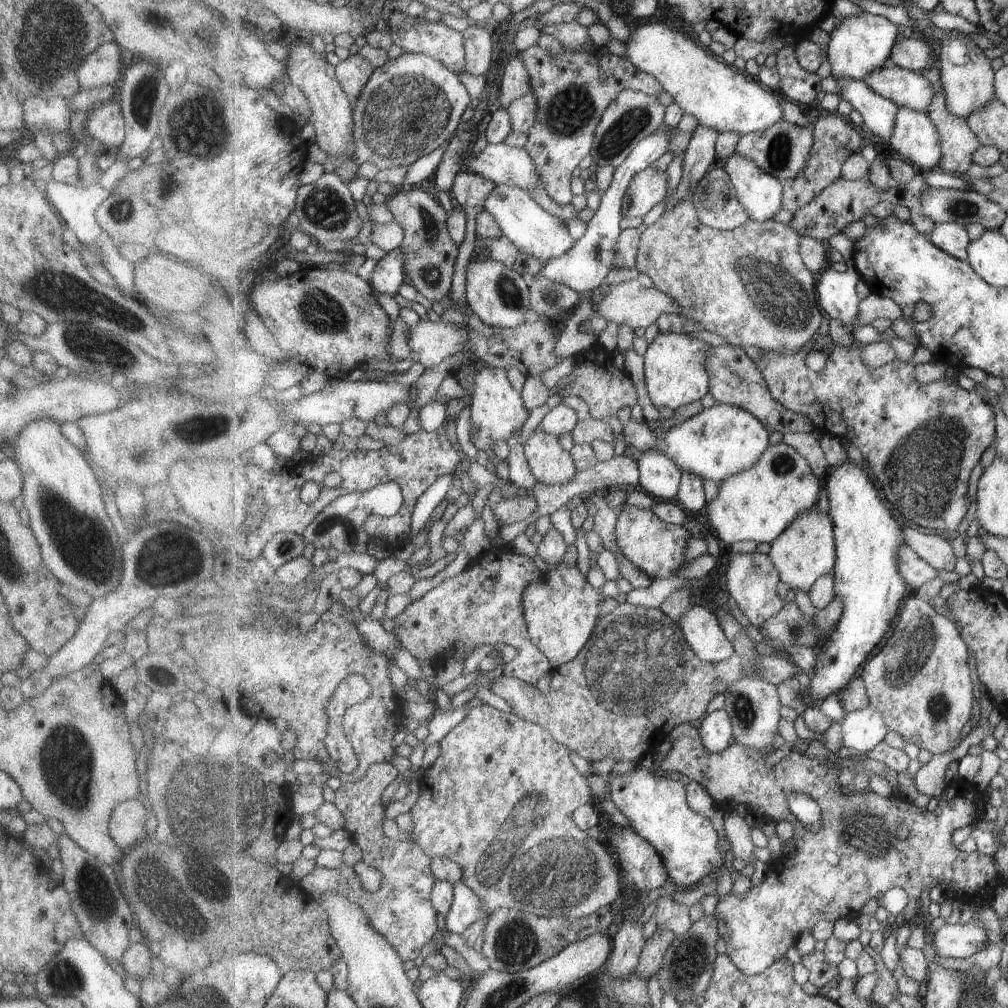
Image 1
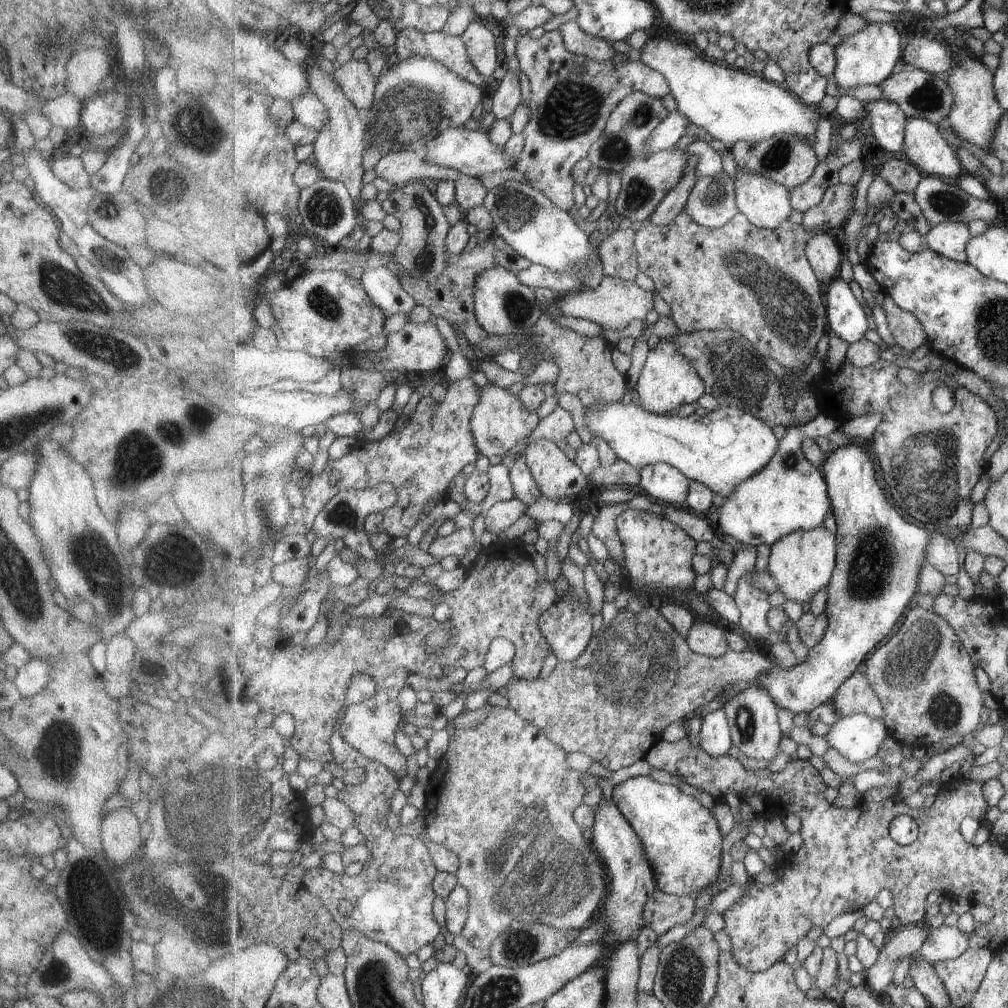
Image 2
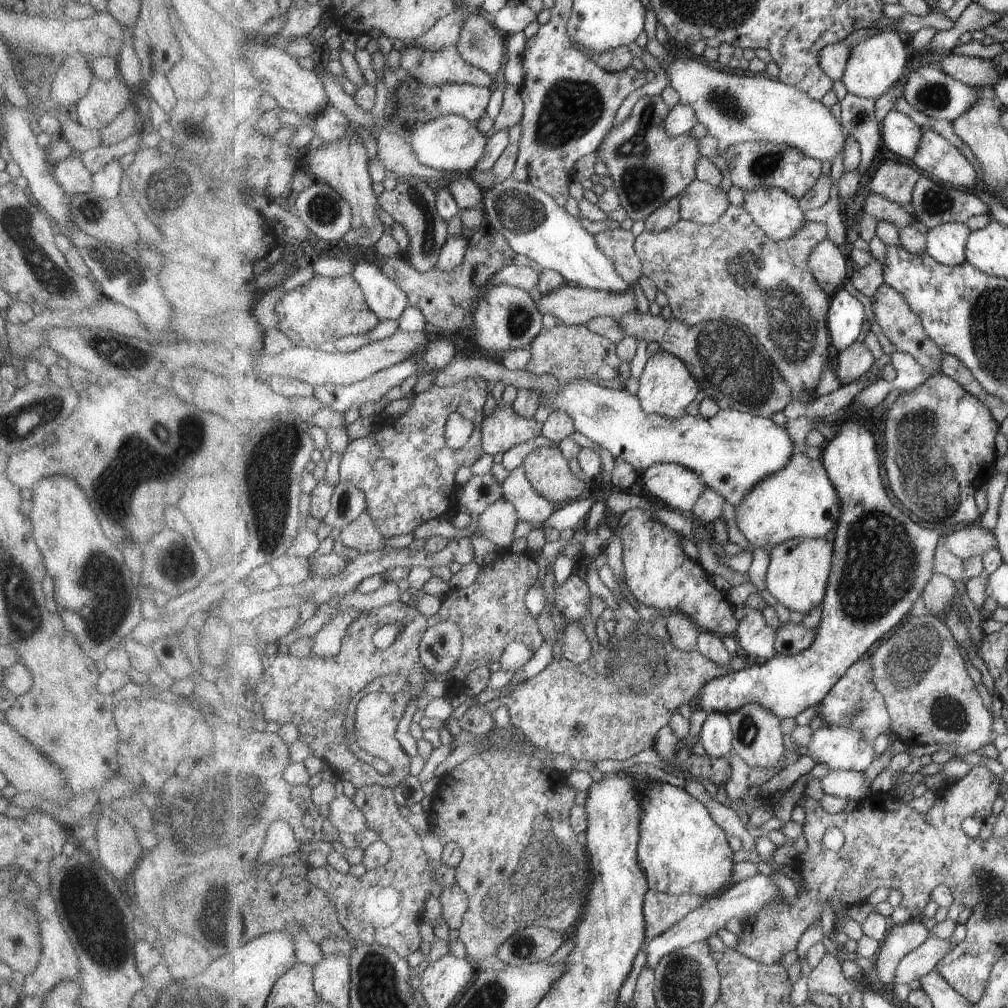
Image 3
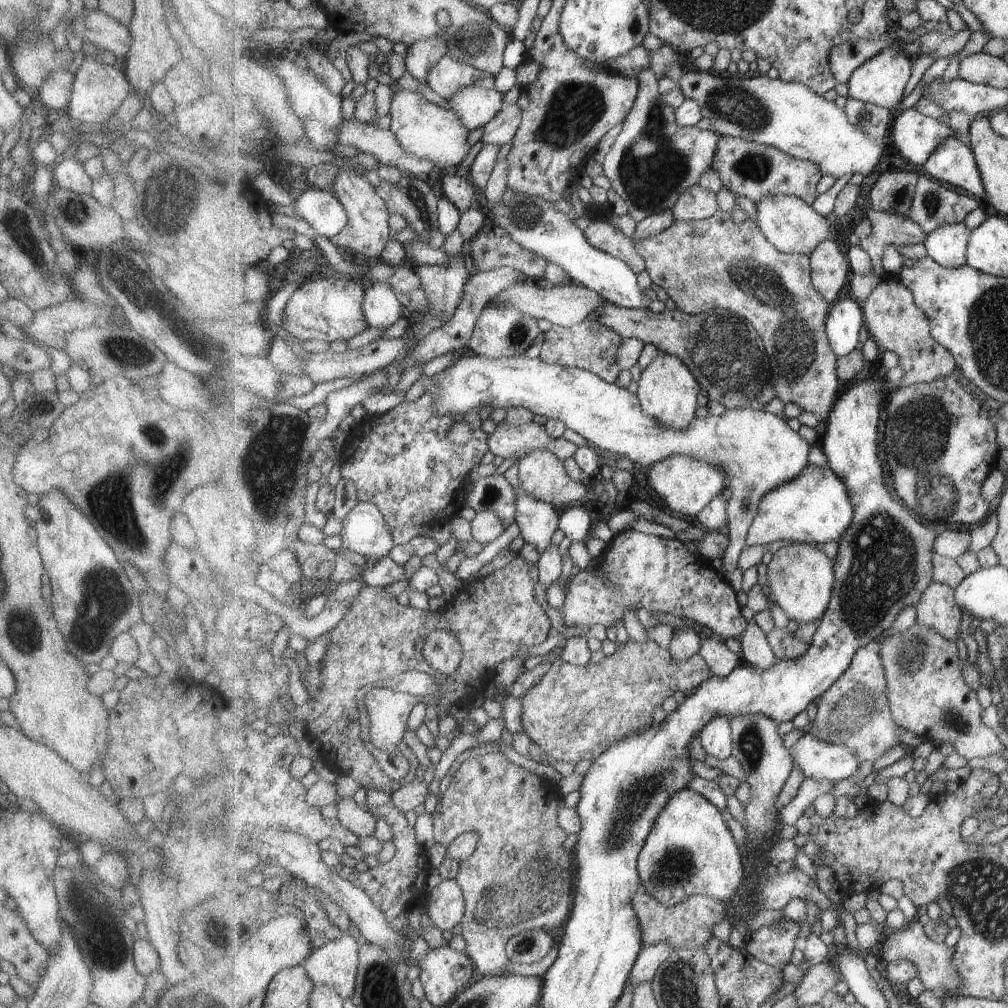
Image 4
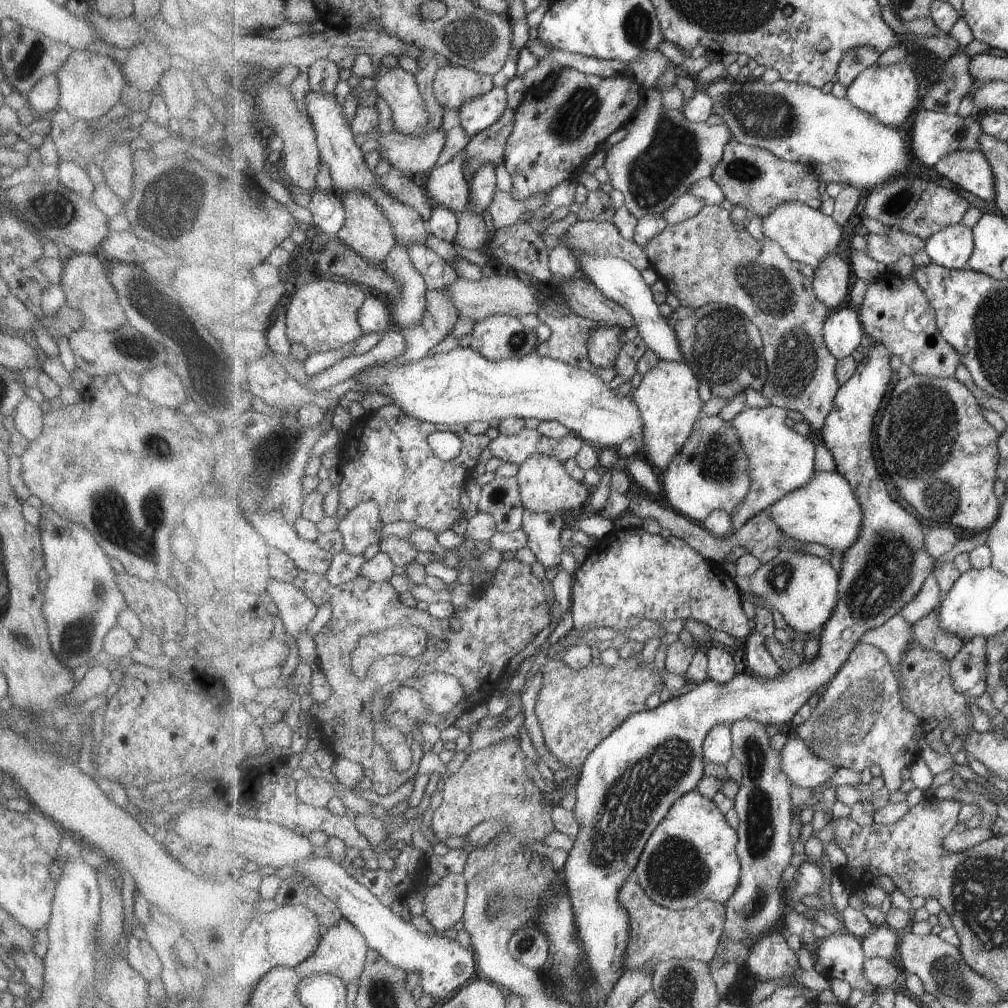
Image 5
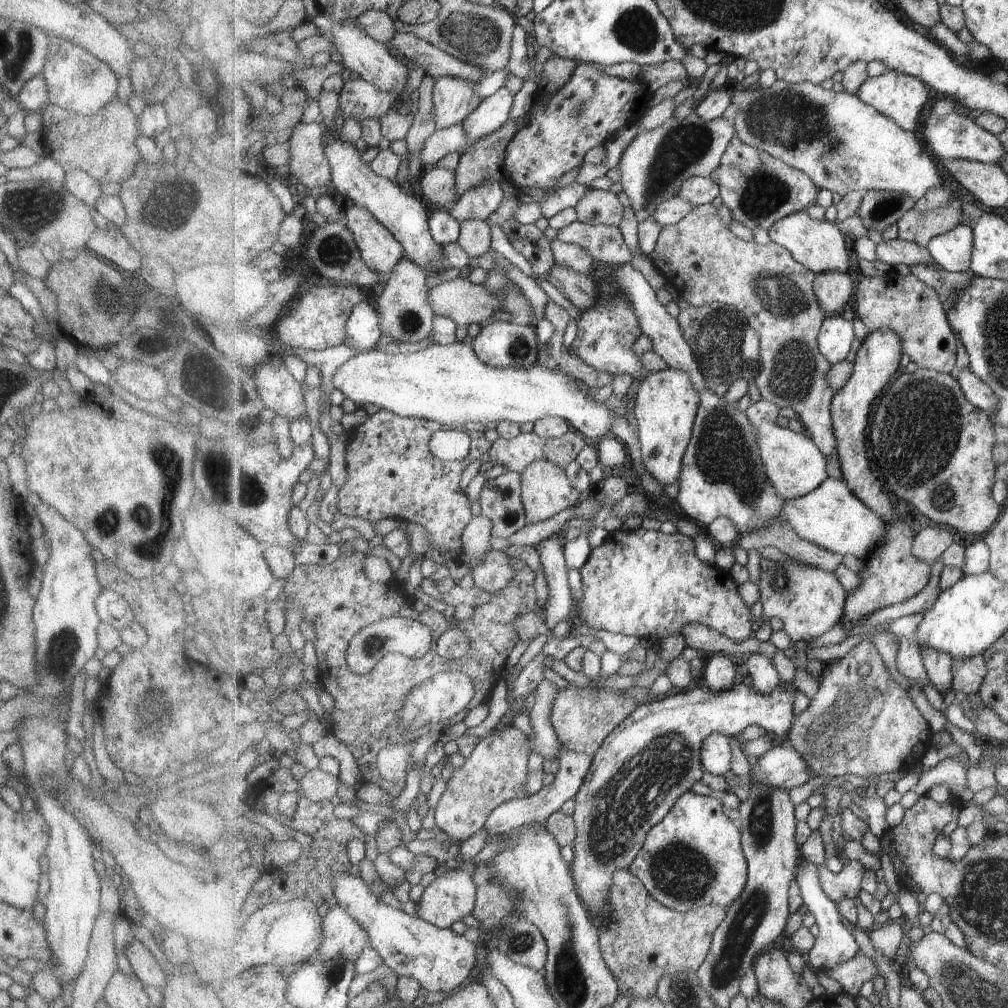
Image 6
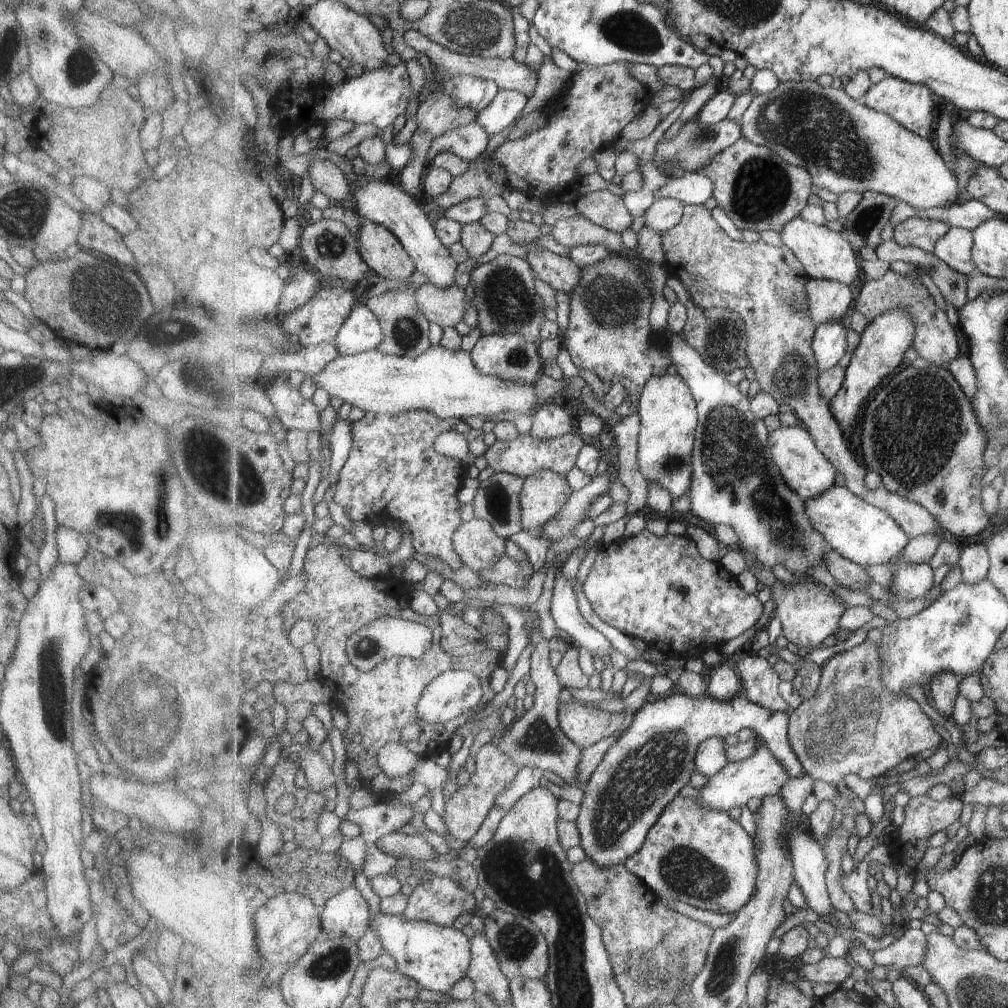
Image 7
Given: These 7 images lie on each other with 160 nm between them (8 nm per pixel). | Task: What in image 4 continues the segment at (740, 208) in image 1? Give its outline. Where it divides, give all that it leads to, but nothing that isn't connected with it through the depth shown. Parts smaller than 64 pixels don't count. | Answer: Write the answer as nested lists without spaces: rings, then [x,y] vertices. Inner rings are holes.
[[[700,183],[690,186],[680,194],[672,209],[676,220],[686,221],[703,220],[720,211],[715,193],[701,186]]]

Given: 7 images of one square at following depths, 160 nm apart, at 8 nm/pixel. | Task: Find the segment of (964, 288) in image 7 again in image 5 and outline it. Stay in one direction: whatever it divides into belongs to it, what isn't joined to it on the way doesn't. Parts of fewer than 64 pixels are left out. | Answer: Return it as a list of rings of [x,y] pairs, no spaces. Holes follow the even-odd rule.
[[[900,228],[891,229],[883,235],[869,233],[866,238],[869,256],[886,265],[895,264],[903,256],[915,256],[926,248],[926,240],[907,234]]]

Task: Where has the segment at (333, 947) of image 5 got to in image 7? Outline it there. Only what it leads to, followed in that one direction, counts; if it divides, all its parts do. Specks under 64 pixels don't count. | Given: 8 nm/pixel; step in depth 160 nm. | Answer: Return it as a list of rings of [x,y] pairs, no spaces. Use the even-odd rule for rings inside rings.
[[[357,884],[349,886],[347,890],[339,892],[337,896],[333,896],[321,910],[322,914],[322,931],[335,934],[335,936],[349,936],[356,942],[359,942],[369,928],[369,904],[365,900],[365,896],[361,894],[361,890],[357,889]]]

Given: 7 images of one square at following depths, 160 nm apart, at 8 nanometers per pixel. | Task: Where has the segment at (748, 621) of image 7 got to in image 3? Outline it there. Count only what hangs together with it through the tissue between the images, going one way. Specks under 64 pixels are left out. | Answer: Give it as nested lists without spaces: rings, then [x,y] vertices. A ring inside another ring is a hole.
[[[629,509],[621,515],[617,526],[623,546],[623,565],[625,582],[637,602],[651,606],[661,613],[685,613],[705,631],[724,636],[737,634],[740,621],[735,618],[734,605],[725,592],[717,590],[707,580],[708,572],[701,562],[691,559],[681,544],[683,537],[660,521],[650,517],[646,510]],[[572,574],[569,580],[555,588],[555,608],[571,621],[583,621],[589,616],[591,590],[582,576]]]

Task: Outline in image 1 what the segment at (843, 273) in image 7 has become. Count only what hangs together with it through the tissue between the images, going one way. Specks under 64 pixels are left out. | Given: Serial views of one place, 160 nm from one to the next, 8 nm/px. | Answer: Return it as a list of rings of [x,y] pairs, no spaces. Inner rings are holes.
[[[735,152],[722,165],[730,174],[738,194],[738,199],[743,206],[746,206],[747,212],[750,212],[751,219],[765,222],[773,219],[775,214],[783,209],[783,182],[775,178],[774,175],[764,171],[758,165],[758,162],[746,157],[744,154]]]

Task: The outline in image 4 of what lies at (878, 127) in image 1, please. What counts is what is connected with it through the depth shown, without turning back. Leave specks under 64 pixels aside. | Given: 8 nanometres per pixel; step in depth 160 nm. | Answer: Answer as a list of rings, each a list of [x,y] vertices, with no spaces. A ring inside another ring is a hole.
[[[913,108],[895,115],[889,140],[905,159],[924,165],[946,138],[953,137],[951,134],[948,124]]]

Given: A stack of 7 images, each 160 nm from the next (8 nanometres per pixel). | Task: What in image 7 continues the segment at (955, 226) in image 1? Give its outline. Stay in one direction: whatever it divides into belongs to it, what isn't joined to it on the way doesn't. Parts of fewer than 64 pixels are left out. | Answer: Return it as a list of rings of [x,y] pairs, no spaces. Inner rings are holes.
[[[951,227],[950,233],[937,242],[934,254],[950,268],[968,277],[977,272],[972,258],[973,250],[973,232],[960,227]]]

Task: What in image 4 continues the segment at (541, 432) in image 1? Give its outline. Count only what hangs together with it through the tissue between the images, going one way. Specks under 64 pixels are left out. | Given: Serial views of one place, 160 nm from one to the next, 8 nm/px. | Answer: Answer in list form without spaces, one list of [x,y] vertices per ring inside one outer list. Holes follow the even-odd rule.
[[[534,450],[517,463],[520,468],[521,484],[527,494],[551,503],[559,510],[568,508],[569,504],[585,500],[585,498],[588,498],[587,492],[591,492],[591,486],[585,486],[585,484],[581,484],[581,481],[575,482],[573,478],[569,478],[569,474],[565,472],[563,460],[551,450]]]

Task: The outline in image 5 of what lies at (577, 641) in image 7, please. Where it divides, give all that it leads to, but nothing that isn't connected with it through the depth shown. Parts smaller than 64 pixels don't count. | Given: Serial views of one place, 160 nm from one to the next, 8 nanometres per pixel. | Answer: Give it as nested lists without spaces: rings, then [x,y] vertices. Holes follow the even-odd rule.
[[[526,510],[523,528],[529,534],[529,548],[538,562],[546,568],[560,566],[561,554],[565,552],[561,534],[565,520],[559,513],[535,514]]]

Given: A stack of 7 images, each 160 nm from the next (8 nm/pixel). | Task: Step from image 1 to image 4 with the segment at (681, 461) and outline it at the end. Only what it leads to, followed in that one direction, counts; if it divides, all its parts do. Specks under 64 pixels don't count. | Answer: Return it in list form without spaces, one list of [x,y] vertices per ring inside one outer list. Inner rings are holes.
[[[460,354],[453,364],[435,377],[435,384],[429,390],[434,396],[434,407],[440,415],[453,415],[457,418],[464,416],[471,409],[483,406],[505,408],[525,407],[537,415],[548,419],[562,420],[568,428],[577,432],[594,446],[614,453],[620,459],[627,458],[643,468],[650,468],[655,463],[666,458],[683,455],[700,461],[710,462],[722,471],[727,471],[728,482],[728,526],[726,533],[730,538],[726,553],[721,558],[725,573],[738,567],[739,556],[748,545],[748,534],[752,522],[758,513],[759,505],[767,493],[778,489],[790,480],[796,479],[809,464],[811,444],[799,432],[794,432],[789,426],[790,418],[803,414],[804,408],[795,403],[787,403],[782,417],[769,412],[754,411],[753,409],[727,409],[721,416],[695,417],[687,430],[672,429],[660,425],[660,422],[650,416],[642,408],[637,394],[626,388],[603,380],[599,375],[585,369],[562,367],[555,363],[545,362],[540,356],[534,359],[517,355],[511,358],[491,358],[485,355]]]

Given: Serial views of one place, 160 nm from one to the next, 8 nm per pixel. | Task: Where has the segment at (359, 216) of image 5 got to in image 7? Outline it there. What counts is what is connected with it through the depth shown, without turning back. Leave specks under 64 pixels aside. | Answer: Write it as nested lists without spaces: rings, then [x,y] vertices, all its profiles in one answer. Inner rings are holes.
[[[365,220],[358,240],[363,261],[383,279],[406,281],[415,272],[415,262],[384,225]]]

